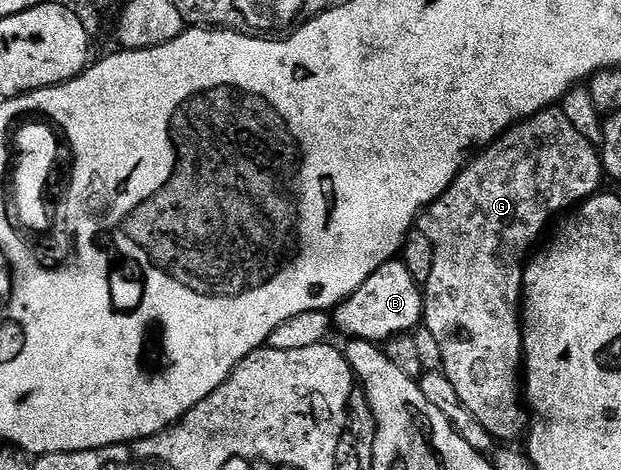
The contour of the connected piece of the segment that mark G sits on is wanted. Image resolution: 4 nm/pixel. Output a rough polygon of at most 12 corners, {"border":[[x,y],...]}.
{"border":[[562,109],[416,223],[424,325],[491,439],[524,430],[525,250],[603,189]]}

